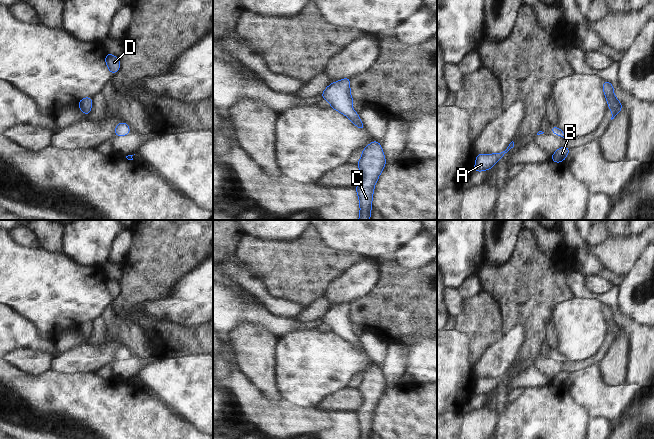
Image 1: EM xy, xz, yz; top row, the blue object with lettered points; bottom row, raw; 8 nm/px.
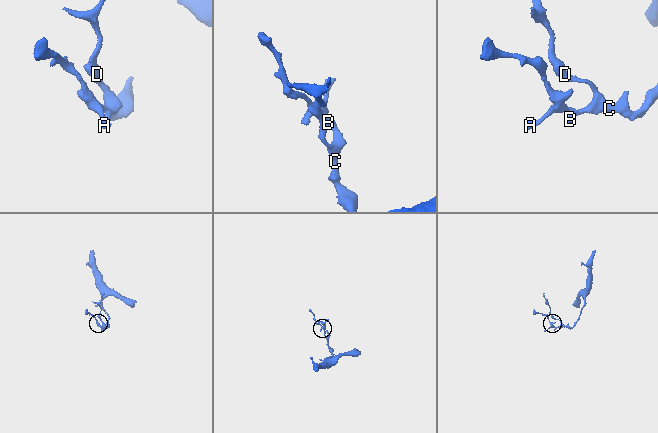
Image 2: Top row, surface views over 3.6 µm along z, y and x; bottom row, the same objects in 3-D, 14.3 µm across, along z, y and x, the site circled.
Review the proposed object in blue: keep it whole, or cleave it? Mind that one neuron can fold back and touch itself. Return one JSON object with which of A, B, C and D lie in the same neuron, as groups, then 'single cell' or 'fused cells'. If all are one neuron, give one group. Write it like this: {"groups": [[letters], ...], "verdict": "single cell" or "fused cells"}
{"groups": [["A", "B", "C", "D"]], "verdict": "single cell"}

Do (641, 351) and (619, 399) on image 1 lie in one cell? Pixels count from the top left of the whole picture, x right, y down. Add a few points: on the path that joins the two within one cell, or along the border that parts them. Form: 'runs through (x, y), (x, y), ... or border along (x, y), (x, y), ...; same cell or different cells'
border along (625, 381), (636, 383), (643, 387); different cells

